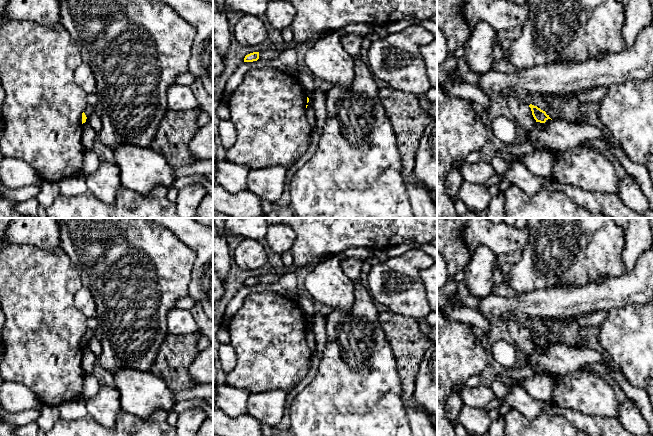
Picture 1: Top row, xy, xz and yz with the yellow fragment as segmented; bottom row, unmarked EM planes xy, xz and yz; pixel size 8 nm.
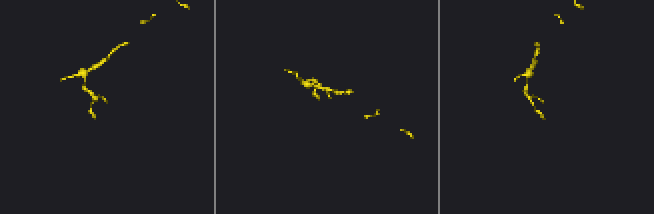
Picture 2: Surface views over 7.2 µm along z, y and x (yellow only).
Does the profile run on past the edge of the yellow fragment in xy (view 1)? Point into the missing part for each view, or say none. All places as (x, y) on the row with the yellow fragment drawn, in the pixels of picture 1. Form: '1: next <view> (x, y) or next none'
1: next none

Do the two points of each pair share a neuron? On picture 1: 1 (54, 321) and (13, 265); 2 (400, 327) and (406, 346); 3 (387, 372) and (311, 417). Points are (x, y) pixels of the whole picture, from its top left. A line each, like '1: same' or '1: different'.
1: same
2: same
3: same

